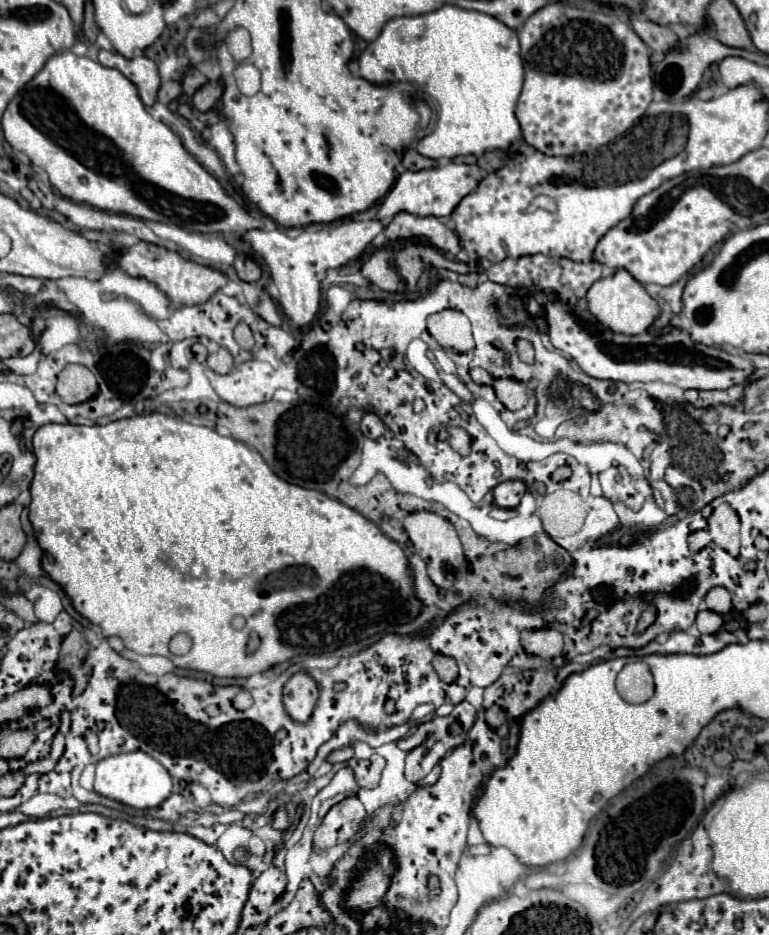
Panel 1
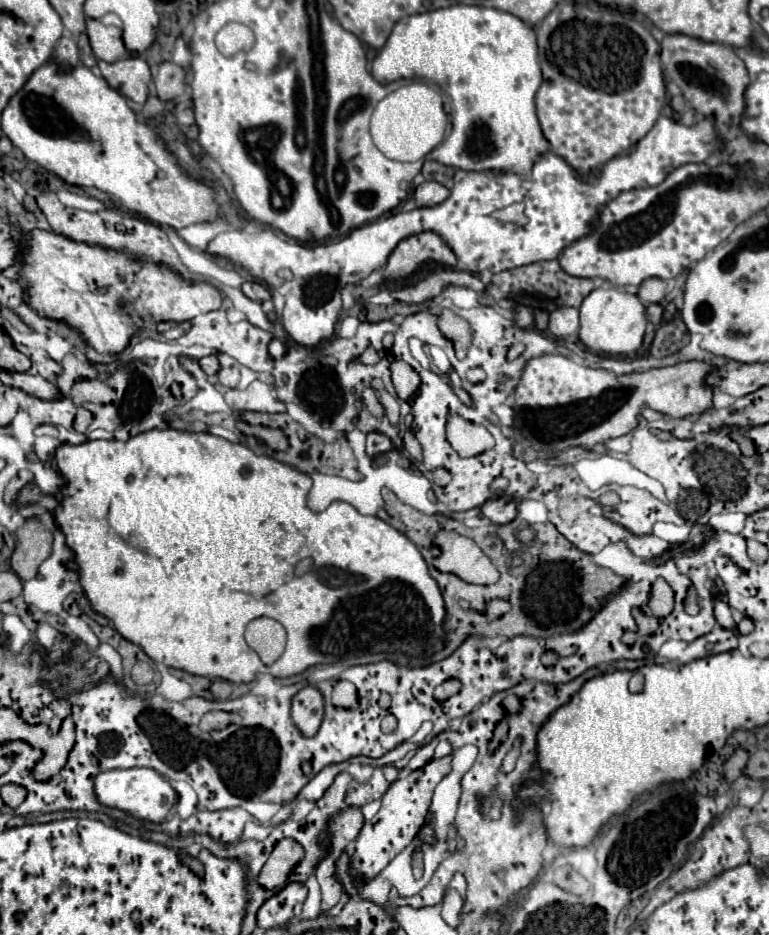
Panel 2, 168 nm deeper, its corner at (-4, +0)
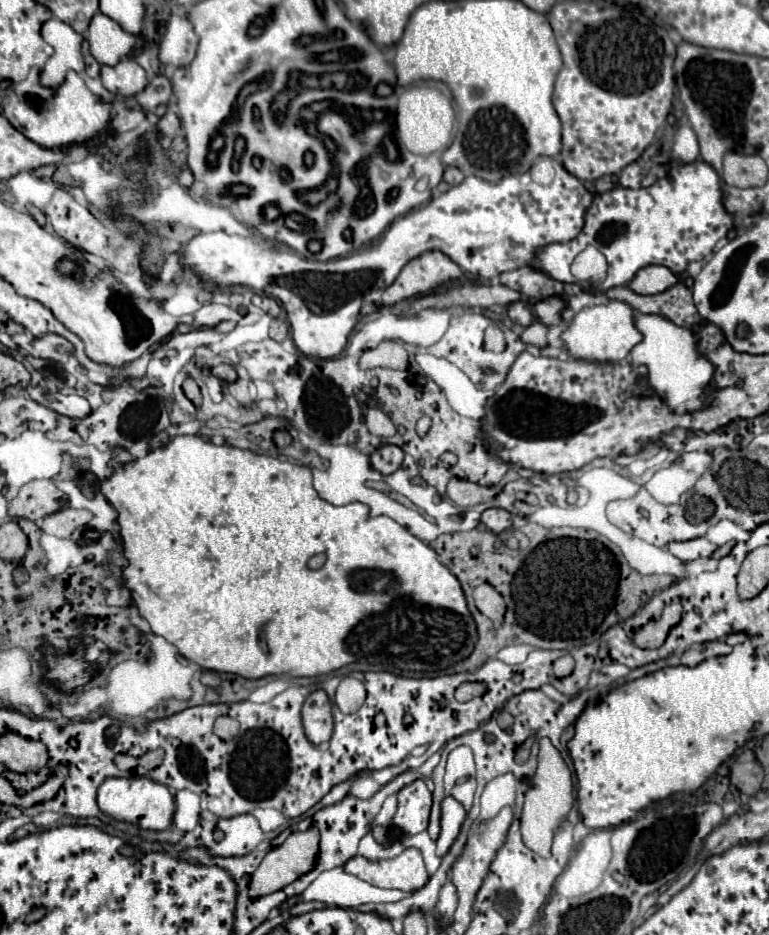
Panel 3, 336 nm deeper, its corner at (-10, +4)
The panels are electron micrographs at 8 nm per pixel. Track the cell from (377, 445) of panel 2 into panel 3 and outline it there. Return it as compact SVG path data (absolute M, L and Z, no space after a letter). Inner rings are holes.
M382 446L370 454L370 460L372 460L372 466L380 474L388 476L388 474L394 474L402 466L404 452L398 446Z

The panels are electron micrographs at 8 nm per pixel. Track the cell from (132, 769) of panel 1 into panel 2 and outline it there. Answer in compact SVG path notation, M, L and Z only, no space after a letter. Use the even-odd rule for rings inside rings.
M134 766L126 770L116 768L116 770L100 772L94 780L94 792L100 804L130 812L132 816L150 820L150 822L166 820L178 798L176 790L170 786L170 782L160 772L156 772L154 768L144 768L144 766Z

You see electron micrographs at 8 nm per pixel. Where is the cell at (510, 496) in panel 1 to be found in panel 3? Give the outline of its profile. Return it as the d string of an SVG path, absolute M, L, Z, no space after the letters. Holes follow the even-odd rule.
M488 508L488 510L484 510L480 522L482 522L490 532L494 532L494 534L504 532L504 530L508 530L508 528L512 526L510 514L508 514L506 510L500 510L500 508Z

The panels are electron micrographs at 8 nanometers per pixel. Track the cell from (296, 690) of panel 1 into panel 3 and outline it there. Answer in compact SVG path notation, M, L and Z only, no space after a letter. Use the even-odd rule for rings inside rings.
M324 690L312 692L302 708L302 722L306 738L312 744L324 744L332 736L332 704Z

